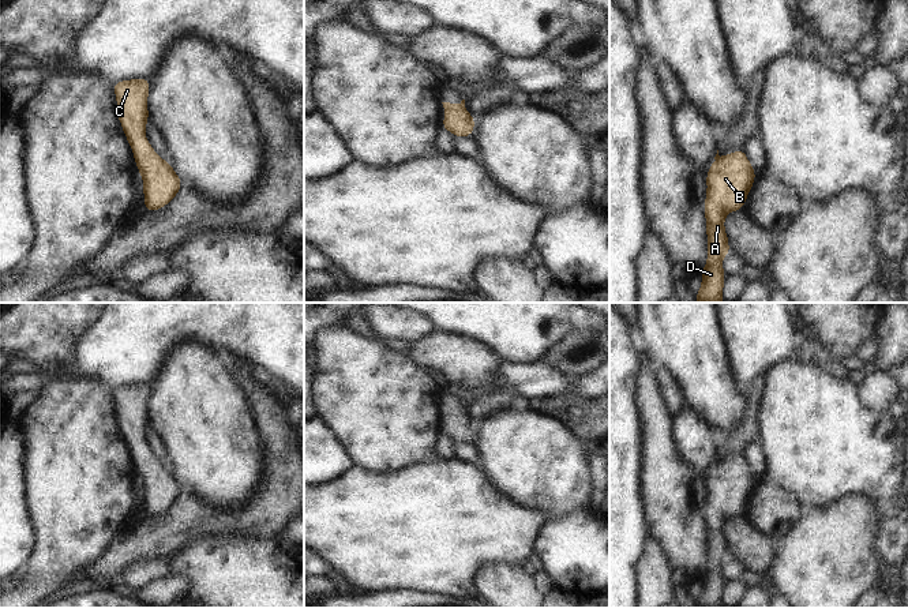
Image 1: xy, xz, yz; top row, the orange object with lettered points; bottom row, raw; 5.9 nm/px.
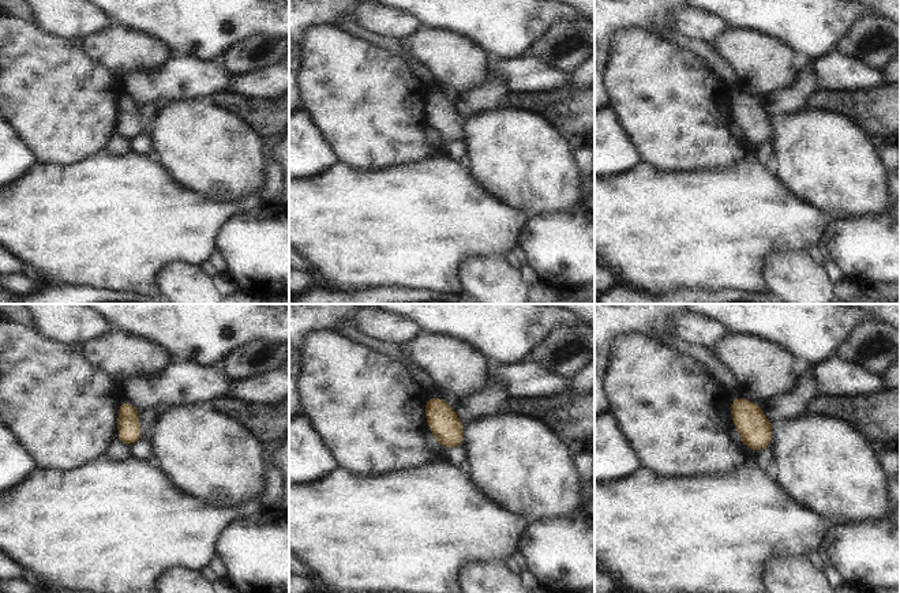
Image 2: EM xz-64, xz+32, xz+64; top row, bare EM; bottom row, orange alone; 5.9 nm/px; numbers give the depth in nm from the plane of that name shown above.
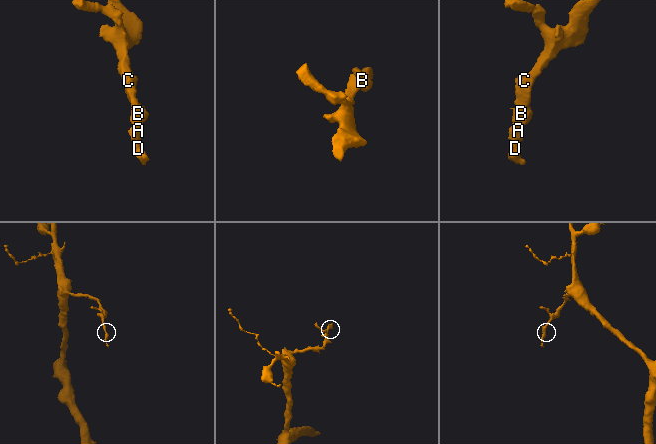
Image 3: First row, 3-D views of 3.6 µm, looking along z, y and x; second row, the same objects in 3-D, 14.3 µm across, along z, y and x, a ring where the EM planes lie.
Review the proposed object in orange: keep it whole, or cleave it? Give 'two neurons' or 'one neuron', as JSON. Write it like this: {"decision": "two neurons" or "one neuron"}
{"decision": "one neuron"}

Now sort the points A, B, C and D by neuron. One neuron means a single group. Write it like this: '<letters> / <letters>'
A B C D

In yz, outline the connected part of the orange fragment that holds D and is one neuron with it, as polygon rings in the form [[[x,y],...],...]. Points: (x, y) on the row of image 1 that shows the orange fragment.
[[[746,151],[729,153],[724,158],[717,154],[716,164],[706,174],[708,192],[705,200],[706,234],[709,258],[702,271],[702,288],[695,294],[698,303],[721,303],[725,274],[721,258],[729,255],[724,217],[729,211],[744,207],[744,200],[755,180],[755,170],[747,161]]]

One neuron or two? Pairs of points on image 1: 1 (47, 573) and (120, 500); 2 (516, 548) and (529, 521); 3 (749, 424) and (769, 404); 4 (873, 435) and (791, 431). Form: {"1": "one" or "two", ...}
{"1": "one", "2": "one", "3": "two", "4": "one"}

